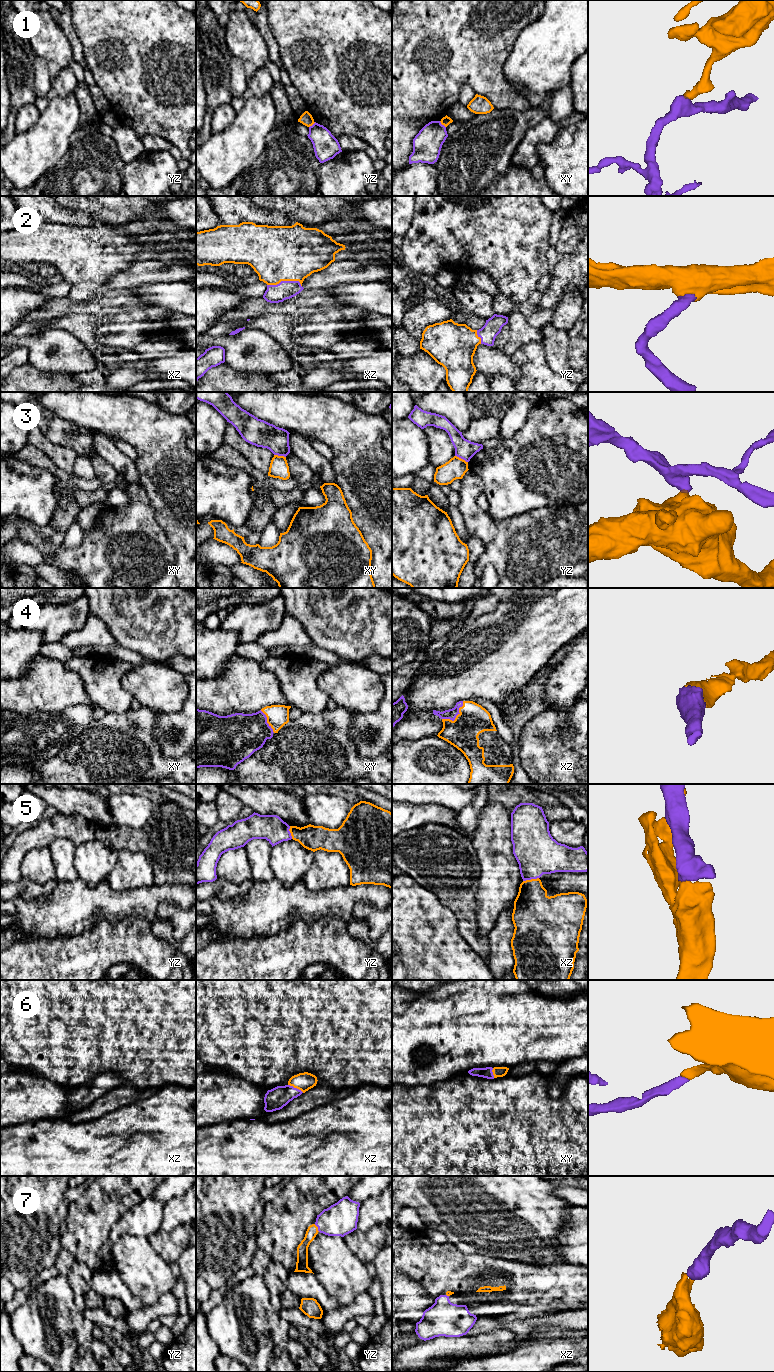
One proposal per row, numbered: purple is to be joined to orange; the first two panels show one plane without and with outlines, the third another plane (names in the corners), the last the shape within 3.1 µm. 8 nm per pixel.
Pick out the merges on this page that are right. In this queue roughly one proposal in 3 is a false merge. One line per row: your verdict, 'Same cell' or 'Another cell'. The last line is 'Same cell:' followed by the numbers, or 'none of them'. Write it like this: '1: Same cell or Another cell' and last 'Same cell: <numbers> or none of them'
1: Another cell
2: Same cell
3: Another cell
4: Same cell
5: Same cell
6: Same cell
7: Same cell
Same cell: 2, 4, 5, 6, 7

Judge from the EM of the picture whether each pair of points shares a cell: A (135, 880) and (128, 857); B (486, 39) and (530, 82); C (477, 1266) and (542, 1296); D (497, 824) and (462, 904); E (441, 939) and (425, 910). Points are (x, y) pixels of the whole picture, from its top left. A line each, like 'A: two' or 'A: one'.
A: one
B: two
C: one
D: two
E: one

